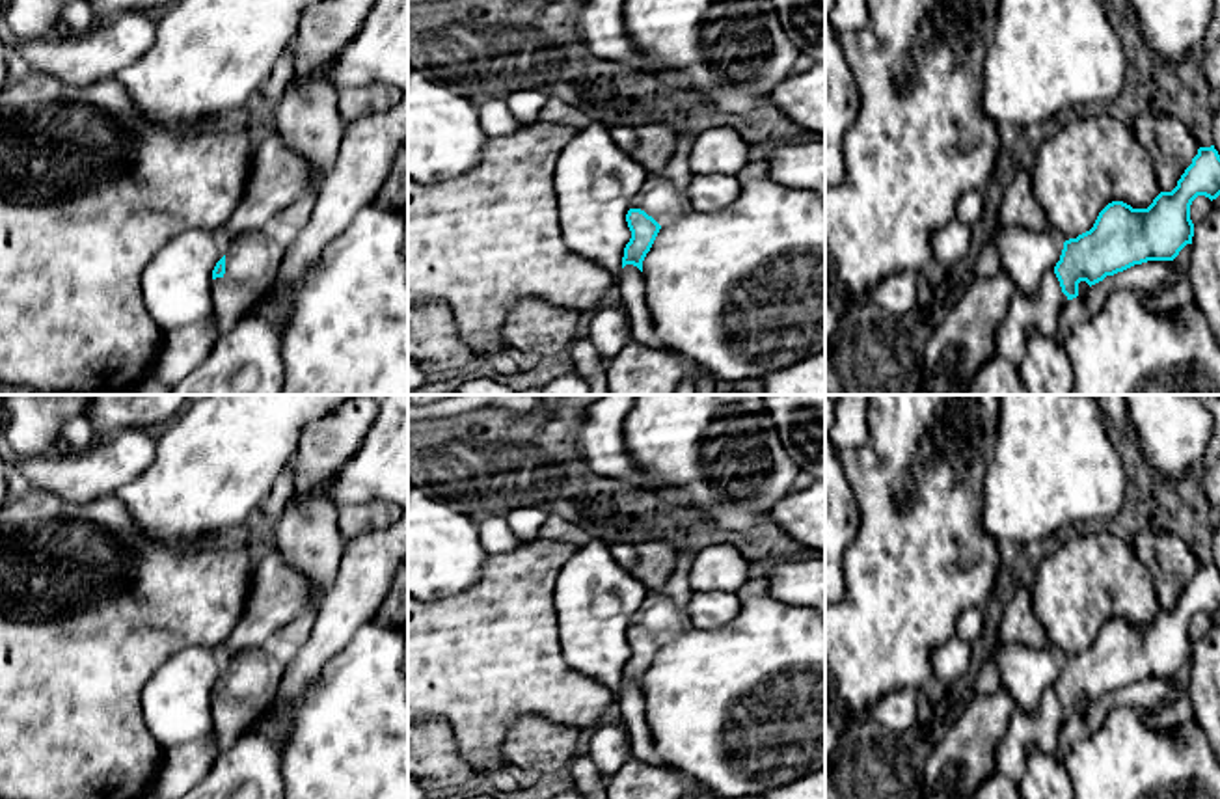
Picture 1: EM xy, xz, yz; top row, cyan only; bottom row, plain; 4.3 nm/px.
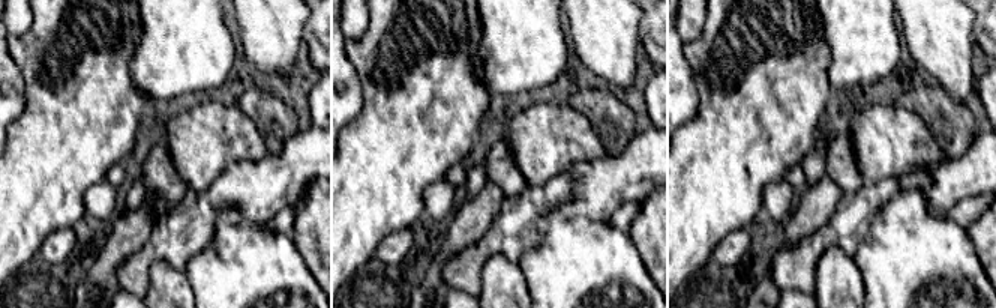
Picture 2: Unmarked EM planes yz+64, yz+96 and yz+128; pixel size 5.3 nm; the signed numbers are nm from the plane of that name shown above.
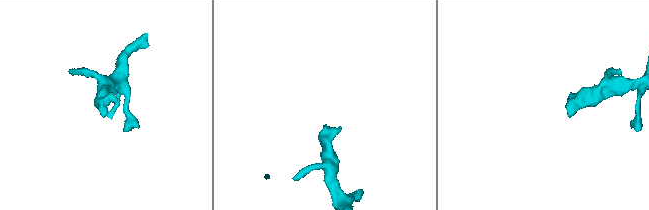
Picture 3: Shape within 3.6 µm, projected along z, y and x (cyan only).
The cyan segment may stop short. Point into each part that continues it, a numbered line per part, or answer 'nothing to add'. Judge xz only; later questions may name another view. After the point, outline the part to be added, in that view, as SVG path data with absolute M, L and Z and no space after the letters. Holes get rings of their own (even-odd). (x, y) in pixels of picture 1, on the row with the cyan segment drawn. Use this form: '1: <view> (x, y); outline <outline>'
1: xz (664, 196); outline M691 127L676 130L674 153L663 171L648 173L641 192L631 199L631 209L641 209L659 225L693 210L687 186L693 179L689 155L697 132Z

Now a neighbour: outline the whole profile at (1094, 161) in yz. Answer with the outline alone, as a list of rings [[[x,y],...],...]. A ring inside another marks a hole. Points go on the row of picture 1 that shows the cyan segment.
[[[1105,108],[1080,110],[1075,121],[1045,138],[1036,147],[1030,171],[1034,196],[1064,240],[1090,231],[1099,212],[1112,201],[1147,209],[1160,194],[1155,164],[1136,140],[1132,127]]]

